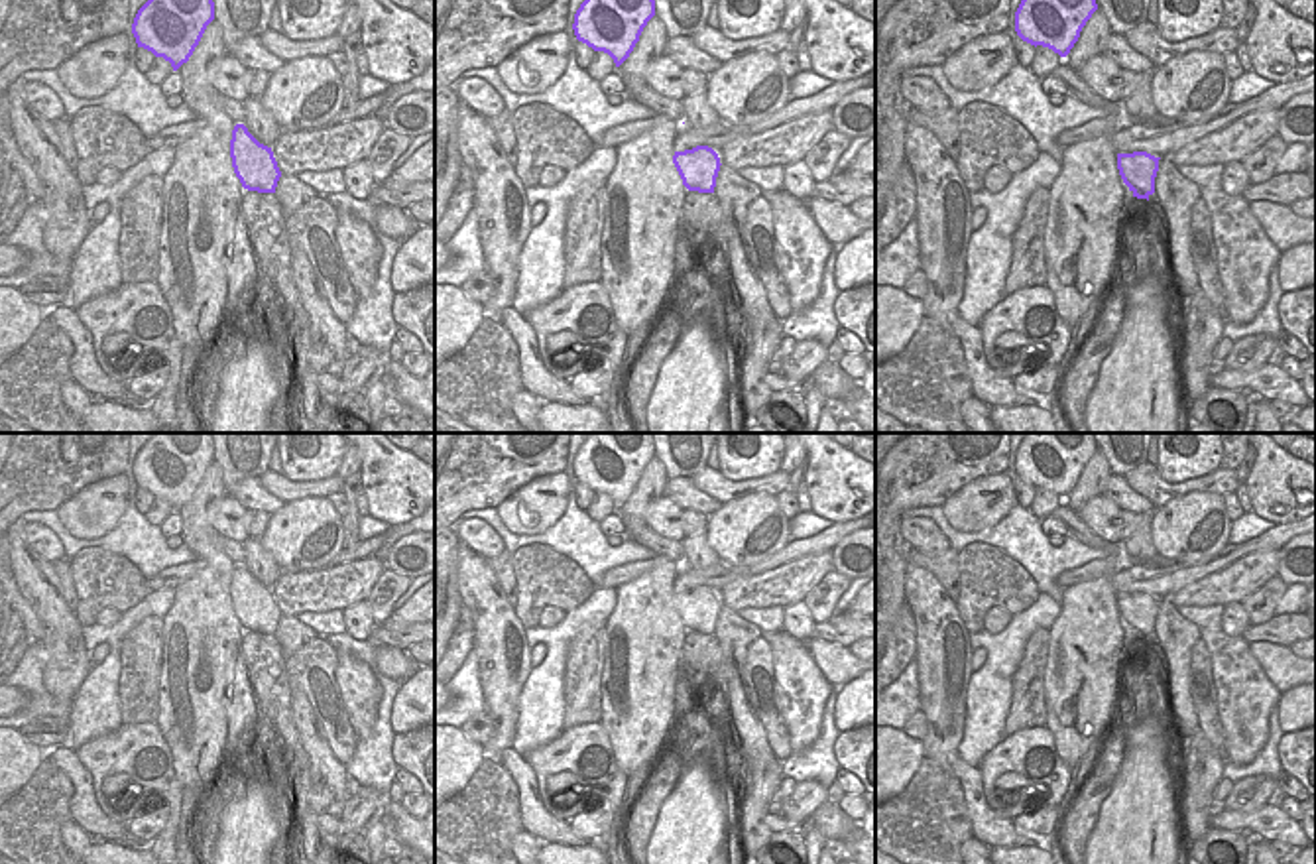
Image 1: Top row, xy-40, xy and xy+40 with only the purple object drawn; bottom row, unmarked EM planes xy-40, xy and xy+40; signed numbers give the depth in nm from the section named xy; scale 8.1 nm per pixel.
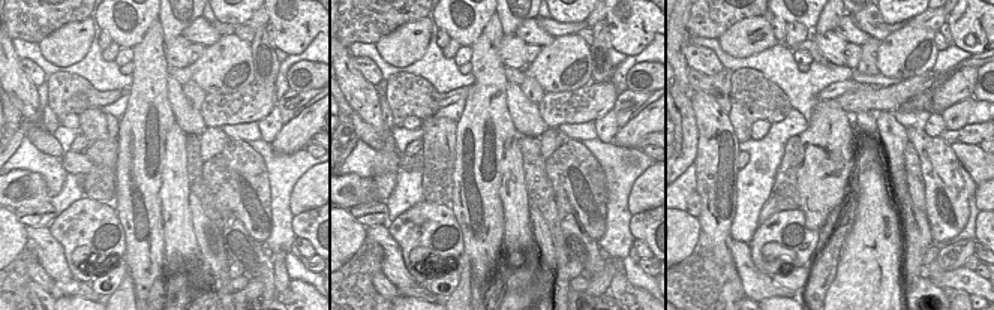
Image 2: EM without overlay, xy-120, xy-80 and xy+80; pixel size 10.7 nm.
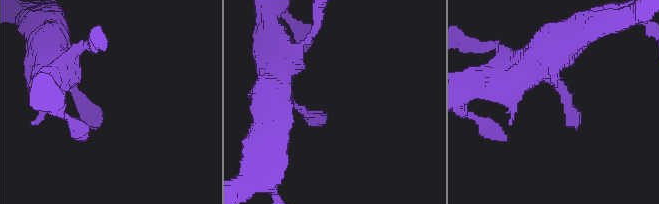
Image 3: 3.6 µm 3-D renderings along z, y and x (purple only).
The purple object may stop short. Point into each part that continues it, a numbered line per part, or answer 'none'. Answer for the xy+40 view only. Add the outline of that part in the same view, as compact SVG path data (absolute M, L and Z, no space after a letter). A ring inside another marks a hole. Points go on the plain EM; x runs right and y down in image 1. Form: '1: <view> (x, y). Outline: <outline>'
none

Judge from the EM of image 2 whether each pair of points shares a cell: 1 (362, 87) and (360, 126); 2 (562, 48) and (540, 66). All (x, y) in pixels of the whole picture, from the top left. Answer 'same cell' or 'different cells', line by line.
1: different cells
2: same cell

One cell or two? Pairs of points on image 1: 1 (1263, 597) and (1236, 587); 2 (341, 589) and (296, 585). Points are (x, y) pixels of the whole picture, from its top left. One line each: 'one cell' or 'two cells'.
1: two cells
2: one cell

